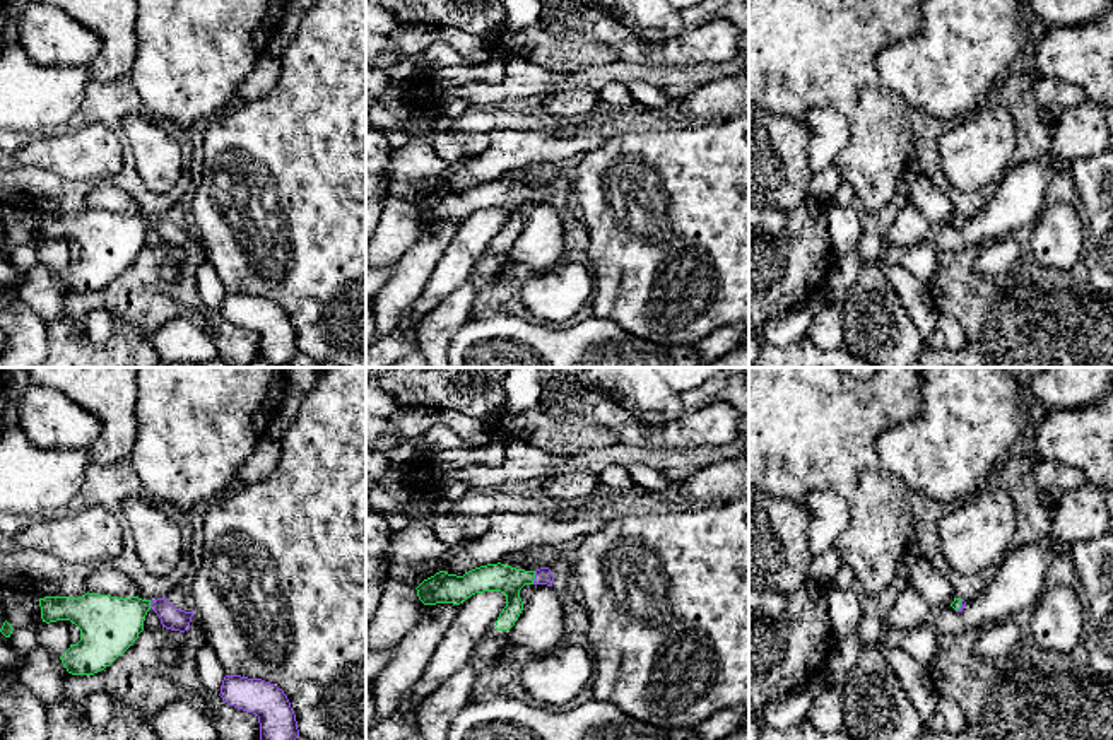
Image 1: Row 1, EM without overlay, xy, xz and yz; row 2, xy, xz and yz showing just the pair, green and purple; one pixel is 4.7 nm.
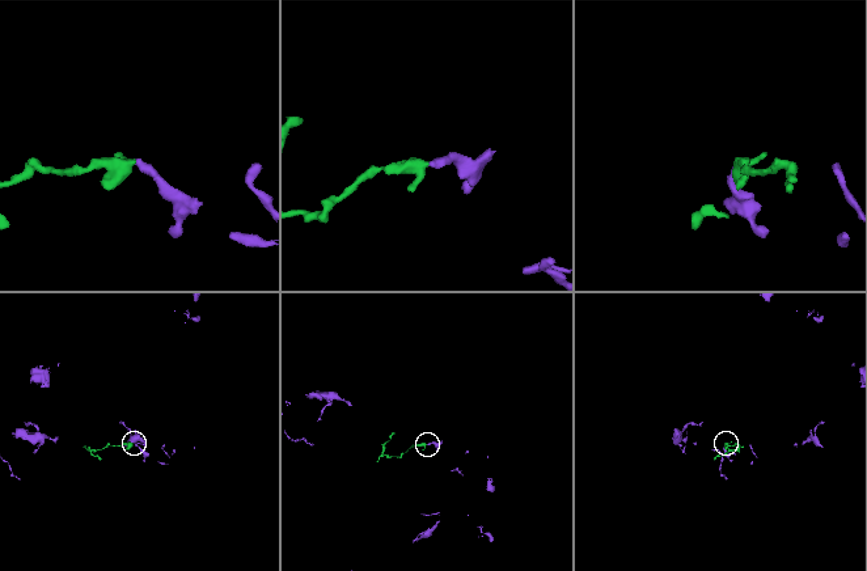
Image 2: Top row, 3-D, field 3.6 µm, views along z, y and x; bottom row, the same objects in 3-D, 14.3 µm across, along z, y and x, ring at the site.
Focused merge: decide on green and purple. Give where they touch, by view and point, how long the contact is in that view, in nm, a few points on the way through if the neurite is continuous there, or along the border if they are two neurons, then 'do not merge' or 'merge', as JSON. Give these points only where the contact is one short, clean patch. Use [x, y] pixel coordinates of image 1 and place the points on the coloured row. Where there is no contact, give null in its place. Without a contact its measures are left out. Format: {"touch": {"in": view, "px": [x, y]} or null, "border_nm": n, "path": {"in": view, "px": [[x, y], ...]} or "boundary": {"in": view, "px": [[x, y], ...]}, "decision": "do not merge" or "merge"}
{"touch": {"in": "xz", "px": [534, 578]}, "border_nm": 70, "path": {"in": "xz", "px": [[503, 578], [534, 578], [542, 576]]}, "decision": "merge"}

